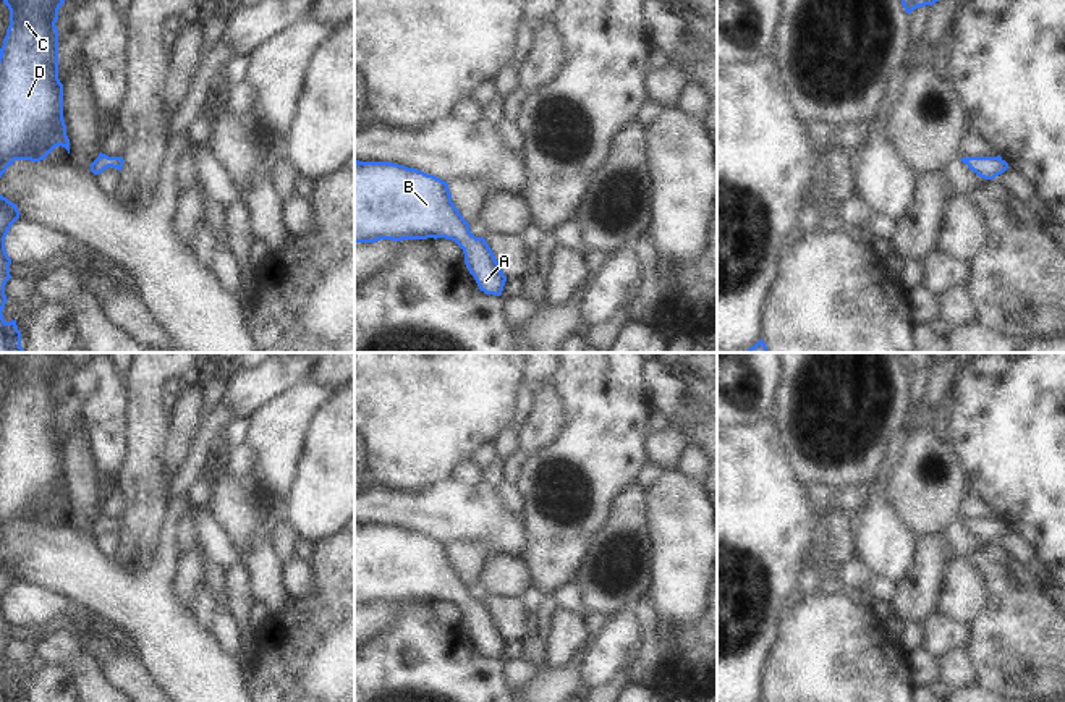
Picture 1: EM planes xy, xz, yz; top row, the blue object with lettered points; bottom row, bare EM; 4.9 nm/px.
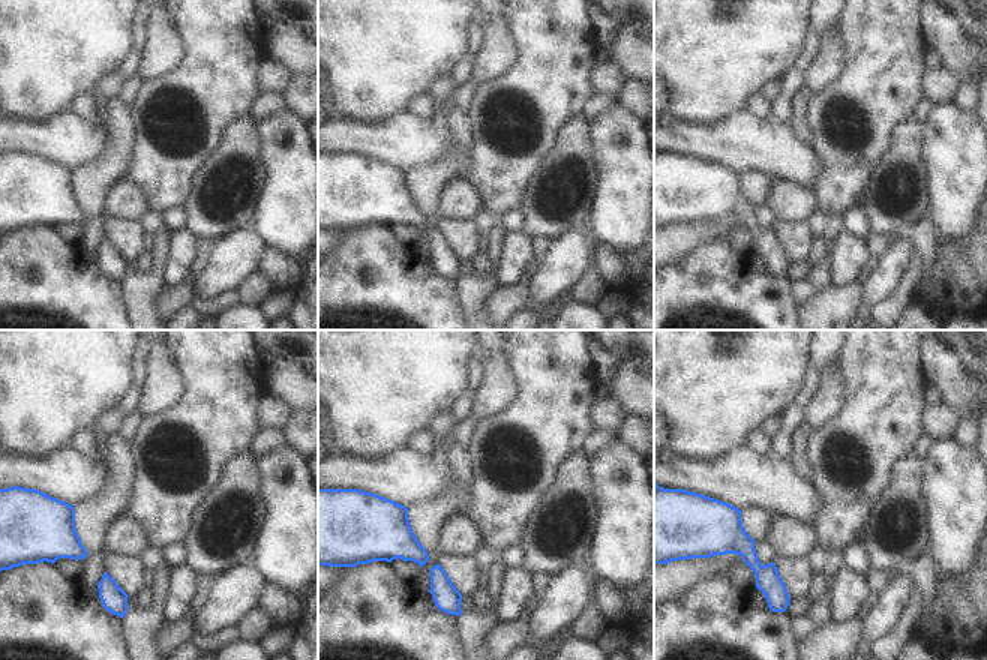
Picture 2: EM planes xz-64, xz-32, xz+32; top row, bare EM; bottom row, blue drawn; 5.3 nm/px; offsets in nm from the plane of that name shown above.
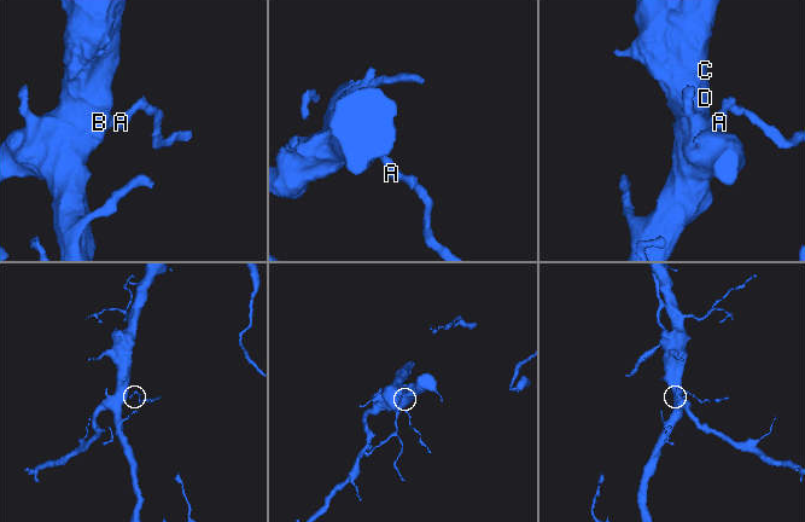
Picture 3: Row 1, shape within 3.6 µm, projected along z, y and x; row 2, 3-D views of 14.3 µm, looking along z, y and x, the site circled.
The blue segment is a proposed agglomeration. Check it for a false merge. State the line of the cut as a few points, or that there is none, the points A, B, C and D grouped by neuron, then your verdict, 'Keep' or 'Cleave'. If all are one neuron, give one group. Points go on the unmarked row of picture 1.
No split. Groups: A B C D. Keep

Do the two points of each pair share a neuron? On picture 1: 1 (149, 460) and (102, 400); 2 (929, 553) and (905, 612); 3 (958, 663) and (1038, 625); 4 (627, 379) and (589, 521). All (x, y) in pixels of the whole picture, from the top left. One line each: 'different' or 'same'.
1: different
2: same
3: different
4: same

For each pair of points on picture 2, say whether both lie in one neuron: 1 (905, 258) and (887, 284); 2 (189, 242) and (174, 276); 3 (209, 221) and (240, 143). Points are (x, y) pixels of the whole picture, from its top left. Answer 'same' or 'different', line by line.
1: same
2: same
3: same

